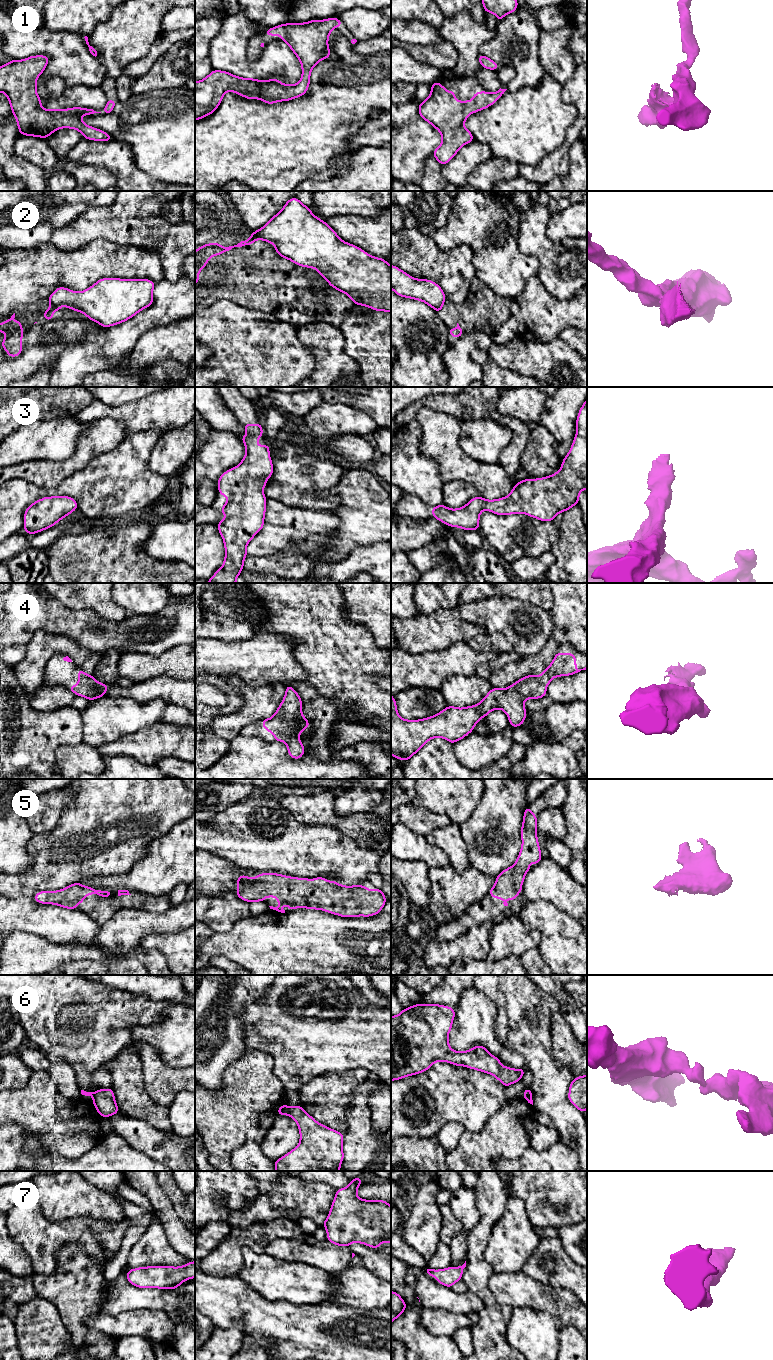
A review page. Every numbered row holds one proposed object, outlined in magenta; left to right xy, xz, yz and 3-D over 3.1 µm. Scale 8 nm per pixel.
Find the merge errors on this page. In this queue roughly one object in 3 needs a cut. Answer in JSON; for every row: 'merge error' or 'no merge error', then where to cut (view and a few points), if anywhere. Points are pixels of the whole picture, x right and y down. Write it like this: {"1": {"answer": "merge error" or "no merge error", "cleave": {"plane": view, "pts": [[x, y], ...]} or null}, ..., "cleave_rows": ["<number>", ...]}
{"1": {"answer": "no merge error", "cleave": null}, "2": {"answer": "merge error", "cleave": {"plane": "xy", "pts": [[51, 304], [59, 306]]}}, "3": {"answer": "no merge error", "cleave": null}, "4": {"answer": "no merge error", "cleave": null}, "5": {"answer": "no merge error", "cleave": null}, "6": {"answer": "merge error", "cleave": {"plane": "xz", "pts": [[291, 1107], [288, 1114]]}}, "7": {"answer": "no merge error", "cleave": null}, "cleave_rows": ["2", "6"]}

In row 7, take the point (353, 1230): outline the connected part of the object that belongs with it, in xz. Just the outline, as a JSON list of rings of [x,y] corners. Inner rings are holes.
[[[361,1176],[351,1179],[347,1187],[336,1191],[329,1215],[322,1223],[327,1230],[327,1240],[337,1246],[347,1246],[350,1248],[352,1242],[358,1242],[377,1249],[384,1241],[391,1243],[391,1206],[384,1200],[359,1199],[357,1196],[357,1188],[362,1181]]]

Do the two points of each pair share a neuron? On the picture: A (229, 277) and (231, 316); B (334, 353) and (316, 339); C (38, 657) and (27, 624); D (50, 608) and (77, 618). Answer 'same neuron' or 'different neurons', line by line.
A: different neurons
B: same neuron
C: different neurons
D: same neuron

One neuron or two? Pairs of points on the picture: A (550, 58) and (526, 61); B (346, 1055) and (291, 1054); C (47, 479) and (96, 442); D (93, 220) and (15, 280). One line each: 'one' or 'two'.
A: two
B: one
C: one
D: two

